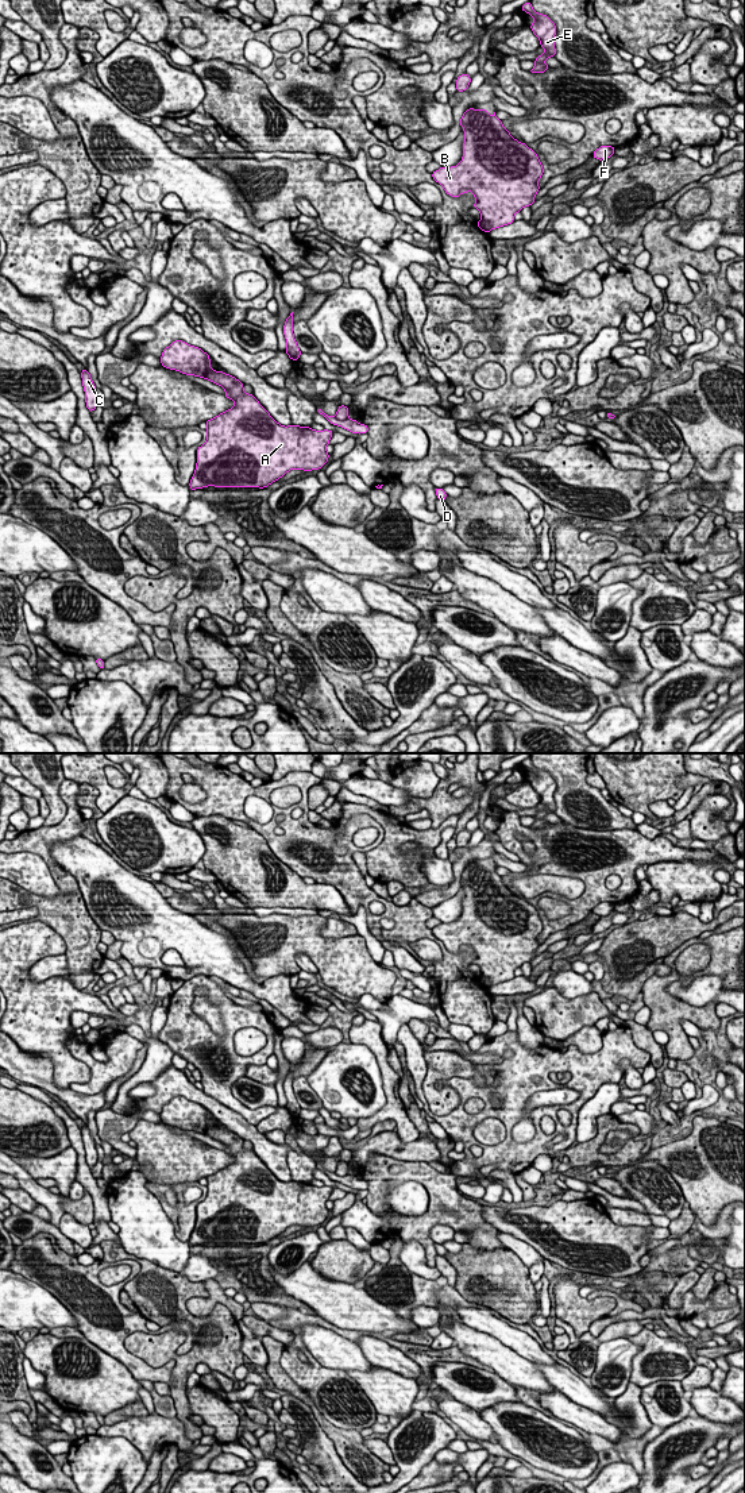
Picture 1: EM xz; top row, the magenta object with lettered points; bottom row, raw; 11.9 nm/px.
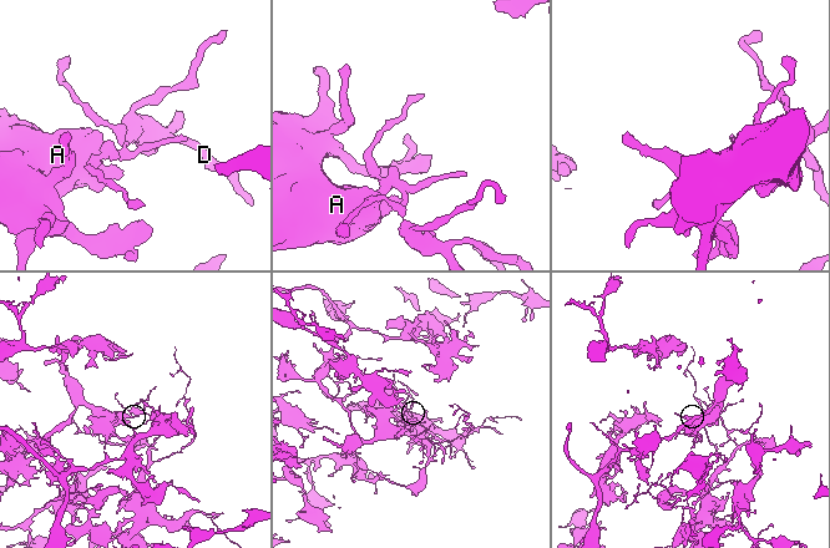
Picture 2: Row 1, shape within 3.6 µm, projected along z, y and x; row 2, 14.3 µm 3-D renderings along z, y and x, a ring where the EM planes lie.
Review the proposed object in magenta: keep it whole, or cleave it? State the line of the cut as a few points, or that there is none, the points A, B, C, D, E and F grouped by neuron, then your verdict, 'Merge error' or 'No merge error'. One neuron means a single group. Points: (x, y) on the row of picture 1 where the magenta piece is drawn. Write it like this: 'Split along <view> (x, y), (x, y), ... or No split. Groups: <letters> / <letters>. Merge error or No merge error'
Split along xz (335, 416), (338, 419), (347, 419). Groups: A B C E F / D. Merge error

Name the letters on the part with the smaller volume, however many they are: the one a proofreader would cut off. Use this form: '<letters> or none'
D

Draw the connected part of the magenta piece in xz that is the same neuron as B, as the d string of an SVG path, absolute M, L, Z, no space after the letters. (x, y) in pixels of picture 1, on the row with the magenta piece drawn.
M468 108L460 119L460 126L464 130L460 163L440 167L432 173L432 178L452 197L460 197L470 190L476 198L472 208L476 208L482 216L476 221L478 227L489 234L494 228L512 224L517 212L536 201L534 196L540 190L539 180L544 169L537 154L525 143L516 140L495 112L489 115L487 109Z

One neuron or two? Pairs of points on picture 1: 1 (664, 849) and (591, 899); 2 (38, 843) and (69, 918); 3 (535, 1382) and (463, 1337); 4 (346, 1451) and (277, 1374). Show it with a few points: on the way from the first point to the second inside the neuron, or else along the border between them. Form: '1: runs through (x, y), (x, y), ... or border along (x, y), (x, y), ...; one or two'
1: runs through (643, 851), (635, 851), (598, 878); one
2: runs through (50, 861), (69, 887), (69, 899); one
3: runs through (517, 1370), (481, 1346); one
4: runs through (332, 1431), (297, 1392); one

